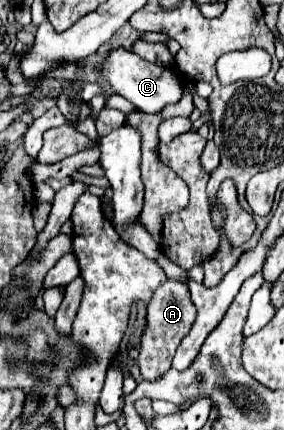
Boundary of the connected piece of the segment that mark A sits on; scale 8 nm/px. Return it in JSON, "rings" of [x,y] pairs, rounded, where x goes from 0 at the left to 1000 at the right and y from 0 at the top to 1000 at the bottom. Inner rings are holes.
{"rings":[[[581,653],[546,677],[532,705],[518,709],[518,765],[496,784],[496,812],[489,812],[489,853],[504,881],[553,886],[574,877],[574,867],[595,863],[609,821],[623,816],[637,784],[651,784],[651,774],[665,774],[665,765],[680,760],[680,737],[694,737],[694,719],[680,719],[665,672],[644,658]]]}

